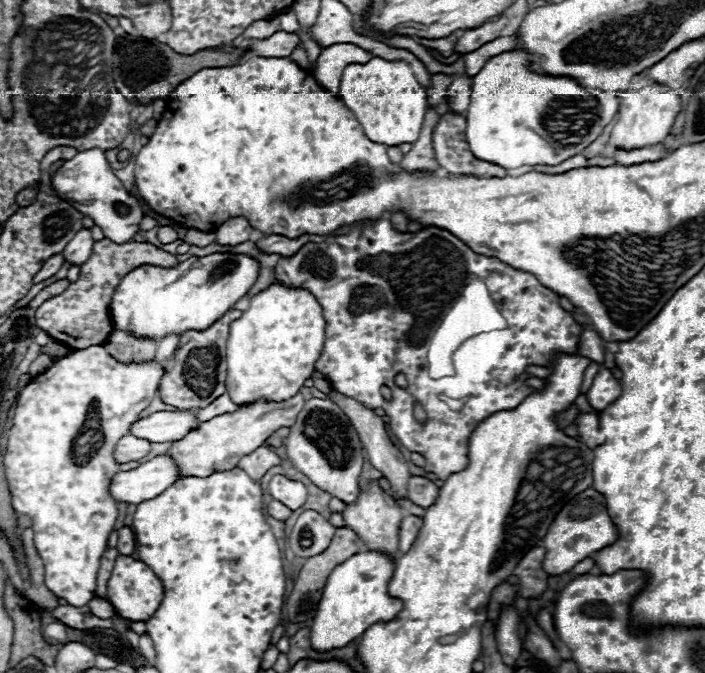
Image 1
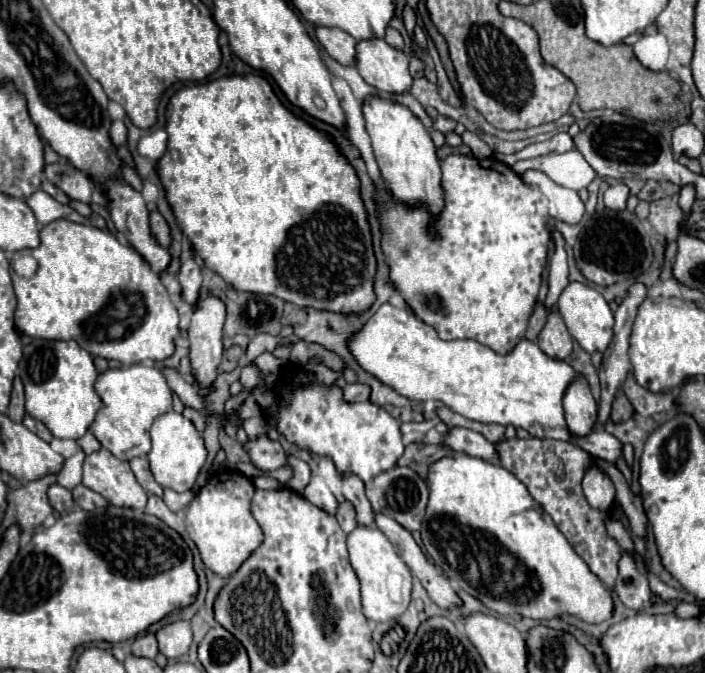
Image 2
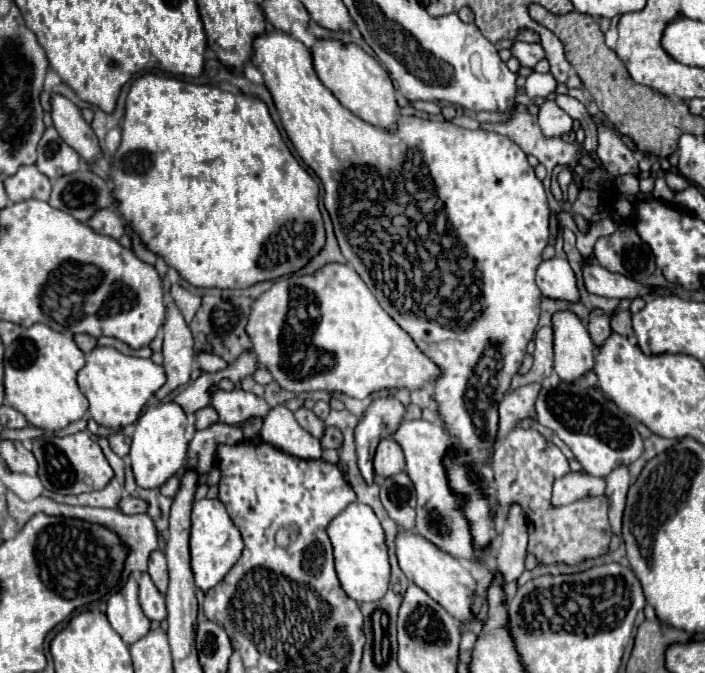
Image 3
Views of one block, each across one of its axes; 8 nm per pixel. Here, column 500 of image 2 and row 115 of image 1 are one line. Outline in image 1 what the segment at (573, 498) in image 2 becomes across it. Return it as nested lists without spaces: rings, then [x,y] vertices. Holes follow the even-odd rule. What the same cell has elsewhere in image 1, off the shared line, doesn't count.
[[[446,112],[440,116],[440,122],[432,134],[434,154],[438,164],[448,174],[490,174],[490,176],[506,176],[506,170],[498,164],[478,160],[468,146],[466,140],[466,116],[456,112]]]

